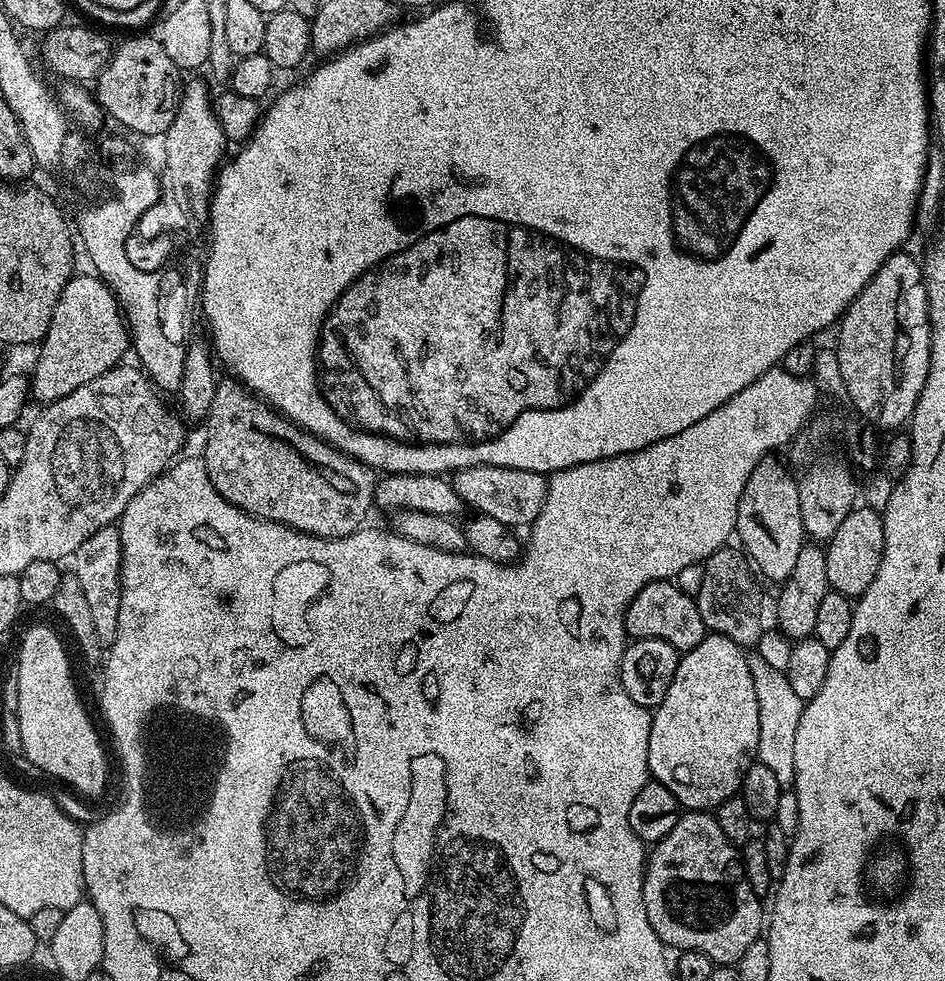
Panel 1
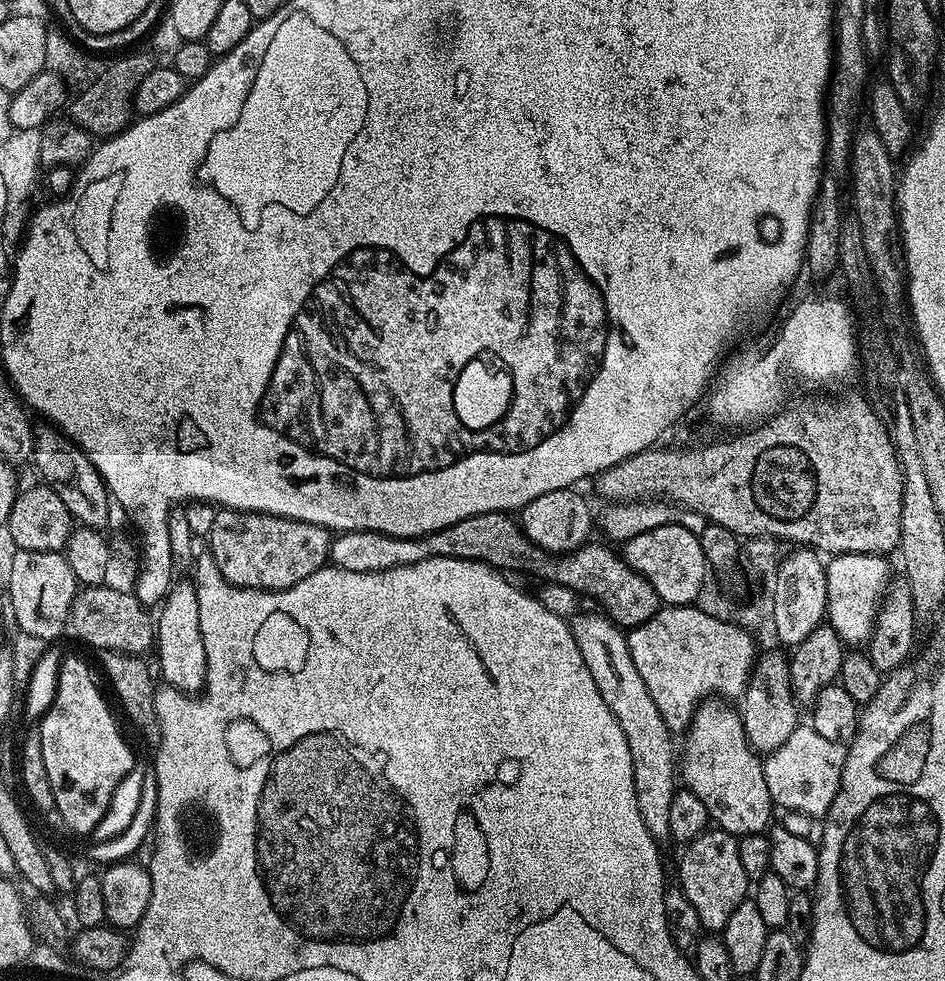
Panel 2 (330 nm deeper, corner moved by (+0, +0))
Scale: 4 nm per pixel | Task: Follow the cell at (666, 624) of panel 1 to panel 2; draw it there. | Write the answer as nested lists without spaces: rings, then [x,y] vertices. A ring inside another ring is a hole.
[[[483,512],[470,518],[462,518],[462,522],[454,522],[454,526],[434,530],[425,536],[391,536],[366,531],[341,532],[333,539],[328,559],[342,570],[359,572],[381,572],[398,566],[414,566],[416,562],[426,562],[430,558],[477,560],[508,574],[529,572],[532,576],[541,576],[541,581],[566,586],[581,597],[589,596],[590,599],[597,600],[608,619],[621,628],[637,628],[660,611],[661,598],[654,586],[650,586],[650,582],[646,582],[642,574],[635,572],[624,561],[623,555],[616,553],[615,556],[607,548],[609,545],[604,544],[589,542],[581,548],[575,548],[573,552],[563,554],[544,552],[521,532],[519,523],[511,515]]]

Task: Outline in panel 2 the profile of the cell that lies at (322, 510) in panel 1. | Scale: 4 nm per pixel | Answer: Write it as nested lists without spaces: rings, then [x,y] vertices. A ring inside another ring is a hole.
[[[217,511],[214,526],[206,537],[207,551],[214,558],[222,578],[239,588],[257,588],[263,592],[281,592],[302,578],[310,578],[329,563],[328,551],[334,536],[327,528],[298,522],[285,516],[261,512]]]

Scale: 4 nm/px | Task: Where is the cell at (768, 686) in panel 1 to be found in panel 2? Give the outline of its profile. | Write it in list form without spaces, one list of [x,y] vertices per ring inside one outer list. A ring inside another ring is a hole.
[[[797,726],[794,734],[790,734],[790,738],[786,738],[778,750],[763,757],[766,790],[770,790],[773,805],[788,812],[823,818],[840,789],[847,753],[848,745],[829,742],[810,726]]]

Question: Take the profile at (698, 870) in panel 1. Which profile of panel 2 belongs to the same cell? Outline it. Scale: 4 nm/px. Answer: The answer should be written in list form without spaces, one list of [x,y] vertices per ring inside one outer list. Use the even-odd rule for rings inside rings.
[[[712,826],[701,836],[691,840],[683,849],[684,857],[680,860],[680,884],[684,887],[684,896],[688,899],[689,906],[696,911],[701,926],[712,934],[724,929],[726,922],[730,922],[730,914],[734,914],[734,909],[738,907],[738,902],[742,902],[750,892],[748,875],[746,870],[742,870],[742,862],[738,858],[739,845],[740,841],[737,837]]]

